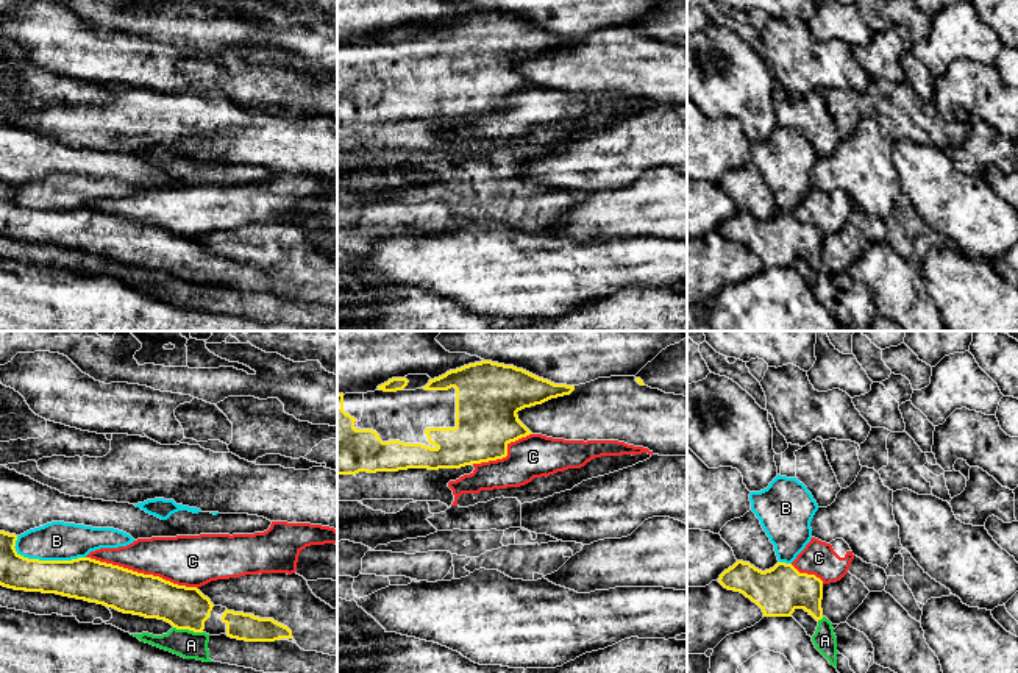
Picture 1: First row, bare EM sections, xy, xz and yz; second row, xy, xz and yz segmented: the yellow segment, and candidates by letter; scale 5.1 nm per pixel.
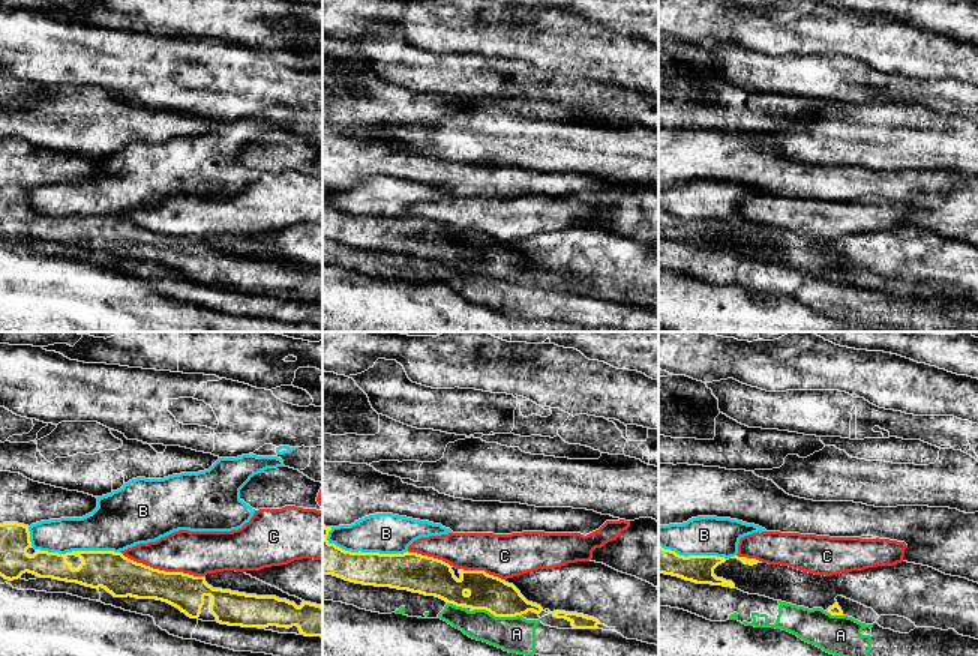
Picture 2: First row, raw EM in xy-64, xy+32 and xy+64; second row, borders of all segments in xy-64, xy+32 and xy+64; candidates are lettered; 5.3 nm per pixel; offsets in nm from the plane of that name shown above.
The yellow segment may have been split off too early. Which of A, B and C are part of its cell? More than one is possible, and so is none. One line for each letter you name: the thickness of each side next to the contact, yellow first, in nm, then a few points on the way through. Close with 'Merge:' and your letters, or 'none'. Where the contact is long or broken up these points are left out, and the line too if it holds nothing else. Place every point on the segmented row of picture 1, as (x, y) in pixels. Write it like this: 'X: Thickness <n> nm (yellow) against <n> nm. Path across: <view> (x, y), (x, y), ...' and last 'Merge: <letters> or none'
Merge: none

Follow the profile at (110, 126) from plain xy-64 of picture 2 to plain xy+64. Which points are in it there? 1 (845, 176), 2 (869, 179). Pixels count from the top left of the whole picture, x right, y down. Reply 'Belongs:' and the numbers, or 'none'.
Belongs: none

